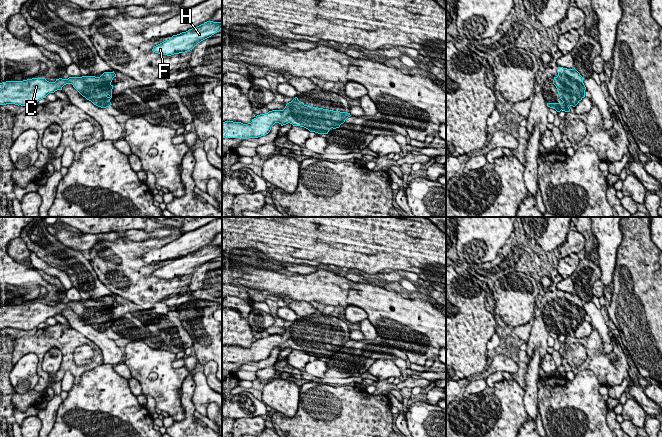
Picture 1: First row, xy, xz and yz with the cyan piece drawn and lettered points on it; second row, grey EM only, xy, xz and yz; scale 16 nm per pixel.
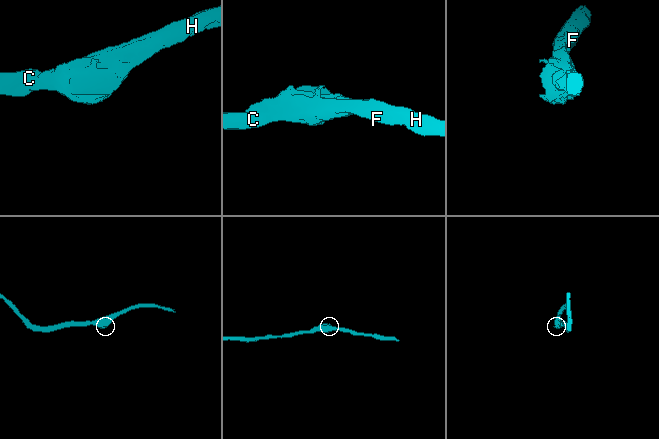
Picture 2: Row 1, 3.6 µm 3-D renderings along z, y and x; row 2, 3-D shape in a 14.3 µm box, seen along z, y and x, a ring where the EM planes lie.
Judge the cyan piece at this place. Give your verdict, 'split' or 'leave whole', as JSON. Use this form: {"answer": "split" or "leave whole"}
{"answer": "leave whole"}

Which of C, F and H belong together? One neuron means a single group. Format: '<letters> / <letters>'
C F H

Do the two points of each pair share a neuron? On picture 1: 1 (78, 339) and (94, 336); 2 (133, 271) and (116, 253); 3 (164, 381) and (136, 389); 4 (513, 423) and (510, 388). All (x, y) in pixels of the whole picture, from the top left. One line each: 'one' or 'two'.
1: two
2: one
3: two
4: one

